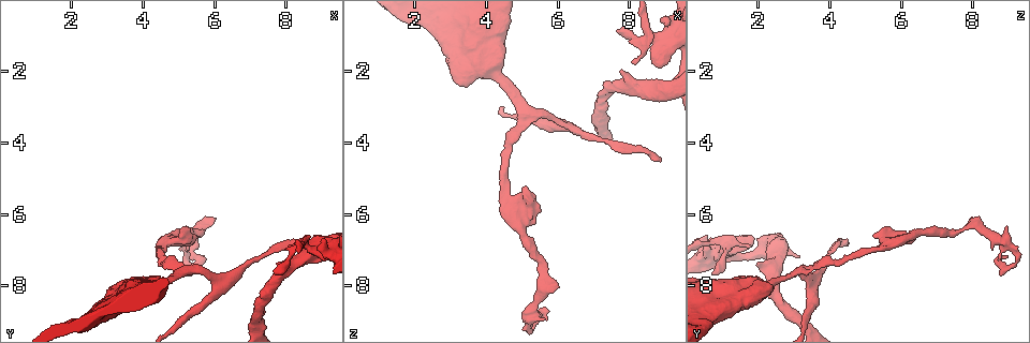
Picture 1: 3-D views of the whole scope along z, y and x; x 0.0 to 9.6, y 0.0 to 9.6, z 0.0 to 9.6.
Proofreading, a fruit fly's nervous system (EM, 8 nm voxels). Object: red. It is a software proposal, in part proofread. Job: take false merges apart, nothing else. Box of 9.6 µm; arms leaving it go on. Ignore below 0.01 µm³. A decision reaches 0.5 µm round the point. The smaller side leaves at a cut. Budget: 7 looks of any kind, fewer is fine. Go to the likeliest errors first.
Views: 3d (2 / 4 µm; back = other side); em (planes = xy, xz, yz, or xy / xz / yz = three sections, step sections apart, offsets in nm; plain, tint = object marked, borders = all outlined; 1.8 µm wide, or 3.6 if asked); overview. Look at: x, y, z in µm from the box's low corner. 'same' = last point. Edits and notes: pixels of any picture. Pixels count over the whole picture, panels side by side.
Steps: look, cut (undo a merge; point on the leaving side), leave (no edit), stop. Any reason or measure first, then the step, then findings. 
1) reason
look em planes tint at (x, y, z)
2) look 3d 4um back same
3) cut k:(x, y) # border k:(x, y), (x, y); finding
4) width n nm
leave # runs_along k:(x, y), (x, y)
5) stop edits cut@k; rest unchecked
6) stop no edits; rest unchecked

look em planes tint at (8.55, 6.80, 1.05)

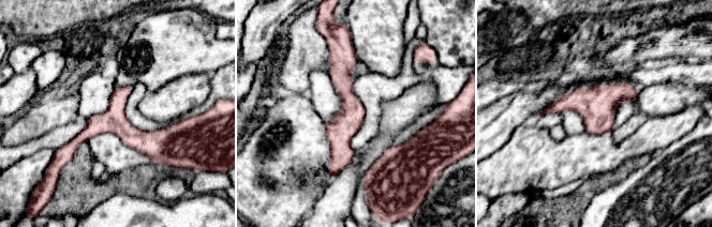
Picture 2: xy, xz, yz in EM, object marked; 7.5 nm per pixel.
leave # runs_along 2:(351, 49), (334, 172); one cell here

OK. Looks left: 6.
sudden change in width
look 3d 4um at (3.85, 8.10, 1.55)

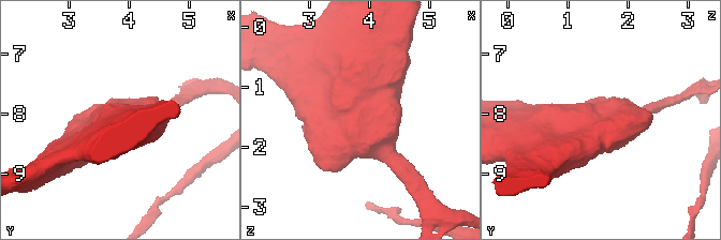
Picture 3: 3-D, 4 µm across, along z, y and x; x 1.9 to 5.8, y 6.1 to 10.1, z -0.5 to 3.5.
look em 3.6um xy step 16 tint at (3.90, 8.10, 1.60)

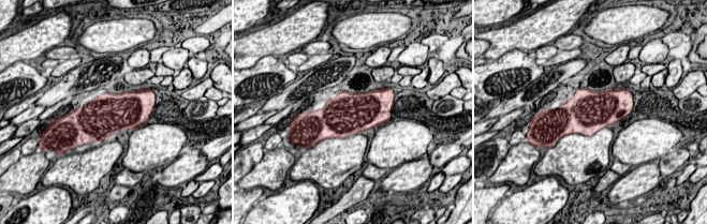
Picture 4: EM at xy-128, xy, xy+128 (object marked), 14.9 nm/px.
leave # continuous, no second cell

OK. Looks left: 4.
branch point
look 3d 4um at (5.25, 6.65, 8.85)

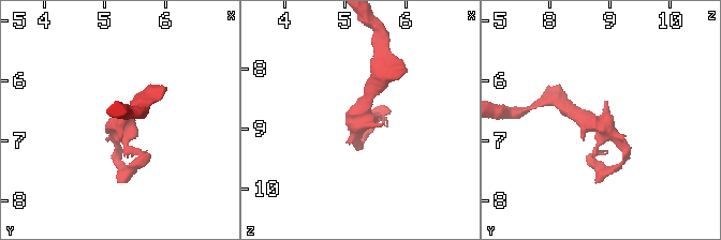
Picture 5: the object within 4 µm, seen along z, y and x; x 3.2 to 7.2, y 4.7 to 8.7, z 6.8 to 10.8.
look em planes tint at (5.25, 6.70, 8.85)

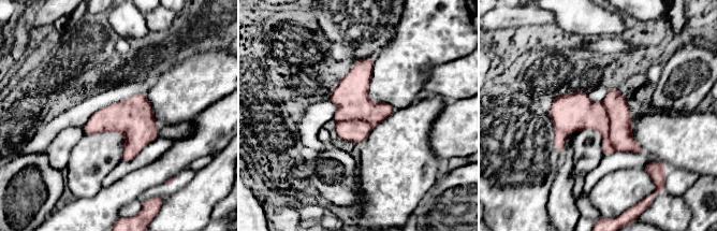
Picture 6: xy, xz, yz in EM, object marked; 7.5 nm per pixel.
cut 6:(620, 121) # a second cell is stuck on

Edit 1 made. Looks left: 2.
stop edits cut@6; rest unchecked

